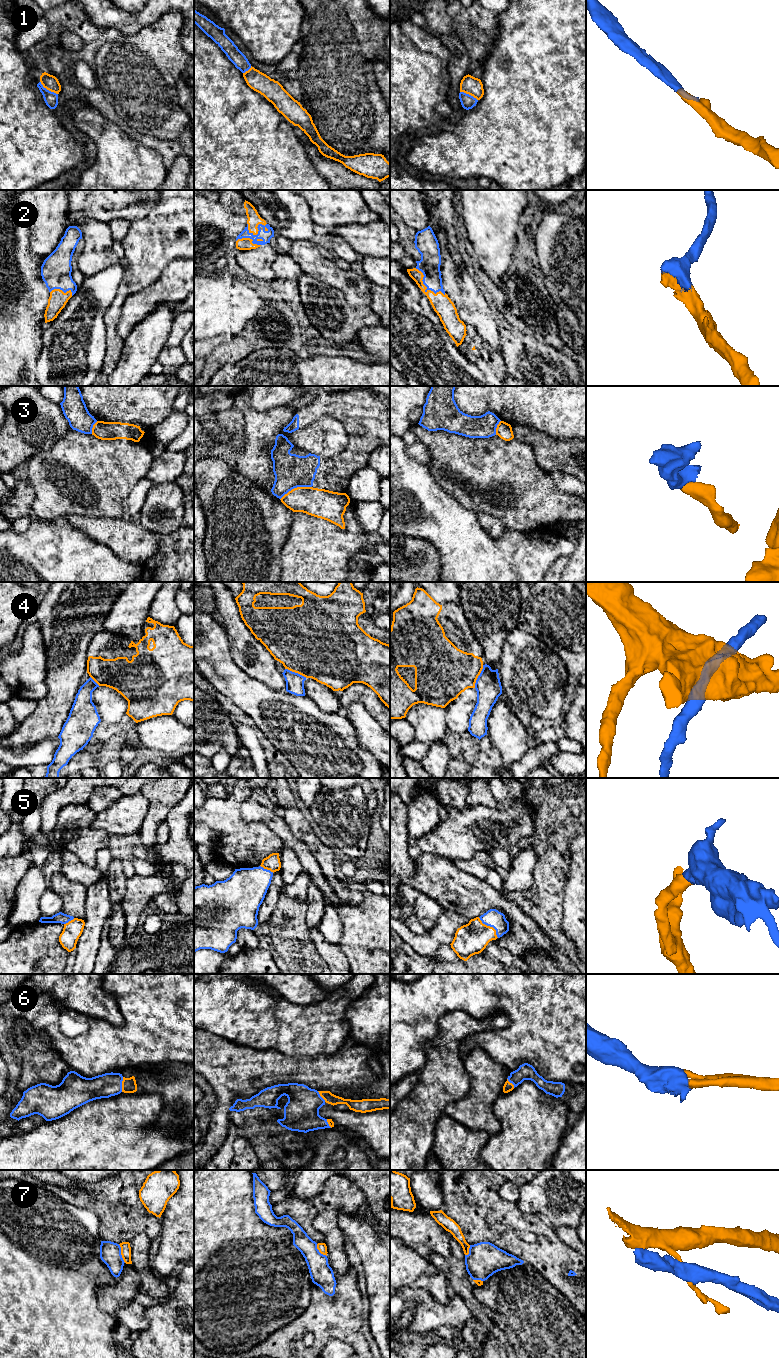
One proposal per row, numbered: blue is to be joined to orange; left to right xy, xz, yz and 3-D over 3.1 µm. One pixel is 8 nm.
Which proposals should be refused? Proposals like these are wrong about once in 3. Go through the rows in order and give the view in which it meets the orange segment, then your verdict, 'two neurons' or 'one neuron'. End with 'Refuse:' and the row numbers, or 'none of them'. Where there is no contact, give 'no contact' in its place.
1: contact in xy; one neuron
2: contact in yz; one neuron
3: contact in xz; two neurons
4: contact in yz; two neurons
5: contact in yz; one neuron
6: contact in xy; one neuron
7: contact in xy; two neurons
Refuse: 3, 4, 7

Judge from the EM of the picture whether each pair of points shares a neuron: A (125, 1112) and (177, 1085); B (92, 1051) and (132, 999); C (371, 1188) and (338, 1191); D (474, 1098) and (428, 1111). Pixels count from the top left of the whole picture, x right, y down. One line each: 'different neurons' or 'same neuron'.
A: different neurons
B: same neuron
C: different neurons
D: different neurons

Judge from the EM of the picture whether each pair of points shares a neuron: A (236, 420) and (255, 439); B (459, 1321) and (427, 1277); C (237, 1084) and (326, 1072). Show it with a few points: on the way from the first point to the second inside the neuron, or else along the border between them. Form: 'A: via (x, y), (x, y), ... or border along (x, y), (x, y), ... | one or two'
A: border along (235, 405), (243, 415), (244, 431) | two
B: border along (426, 1290), (440, 1303), (445, 1303), (449, 1299) | two
C: via (259, 1072), (304, 1072) | one

